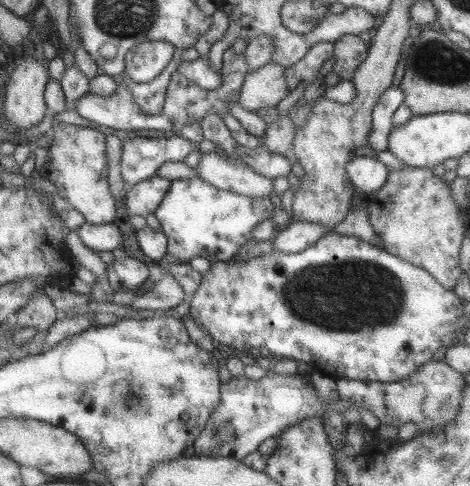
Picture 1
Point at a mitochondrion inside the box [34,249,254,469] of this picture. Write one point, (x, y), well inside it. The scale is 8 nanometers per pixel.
(132, 402)

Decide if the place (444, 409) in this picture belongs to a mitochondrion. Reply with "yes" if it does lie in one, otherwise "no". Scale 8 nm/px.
yes

